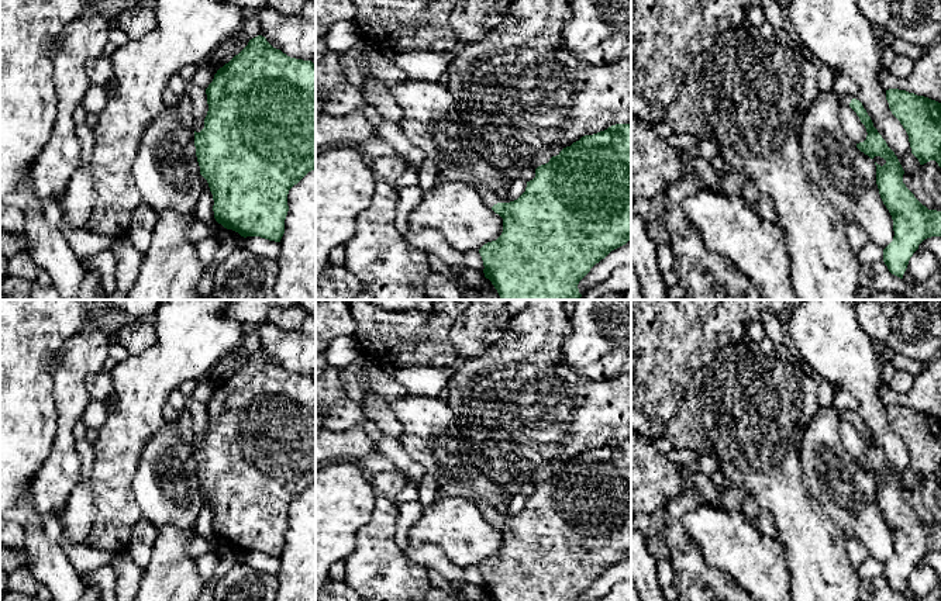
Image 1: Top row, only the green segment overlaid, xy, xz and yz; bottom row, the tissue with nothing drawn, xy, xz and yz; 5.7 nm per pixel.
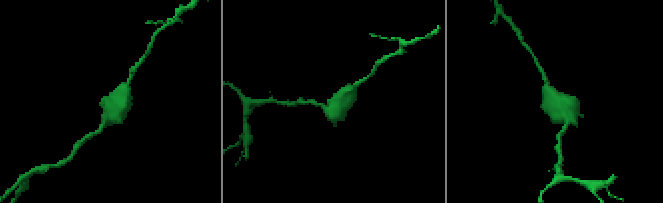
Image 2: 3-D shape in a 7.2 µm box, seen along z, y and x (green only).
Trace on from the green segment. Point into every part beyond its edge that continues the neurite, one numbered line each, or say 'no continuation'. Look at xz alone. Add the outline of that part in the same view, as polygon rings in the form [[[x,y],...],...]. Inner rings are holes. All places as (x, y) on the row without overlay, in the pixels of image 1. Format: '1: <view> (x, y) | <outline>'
1: xz (489, 513) | [[[475,500],[473,502],[479,507],[483,518],[485,518],[489,524],[492,524],[492,522],[493,522],[494,519],[497,519],[497,518],[510,518],[510,515],[500,514],[494,507],[489,505],[489,504],[487,504],[486,501],[483,501],[483,500]]]

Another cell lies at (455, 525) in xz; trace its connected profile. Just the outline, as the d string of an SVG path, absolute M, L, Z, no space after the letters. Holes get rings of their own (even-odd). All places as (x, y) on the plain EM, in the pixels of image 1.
M437 497L431 505L424 507L421 518L410 529L409 540L414 545L438 546L448 562L462 569L479 566L503 548L503 533L483 518L479 507L473 501L456 497Z

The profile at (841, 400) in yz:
M845 390L834 393L831 407L835 411L841 411L841 410L858 411L856 400Z

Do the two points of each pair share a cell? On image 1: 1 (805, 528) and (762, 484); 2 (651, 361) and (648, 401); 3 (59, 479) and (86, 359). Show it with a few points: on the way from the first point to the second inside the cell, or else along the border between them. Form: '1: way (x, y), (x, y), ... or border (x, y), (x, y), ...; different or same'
1: way (795, 517), (774, 496); same
2: way (651, 370), (650, 391); same
3: way (64, 449), (64, 425), (69, 414), (69, 389); same

